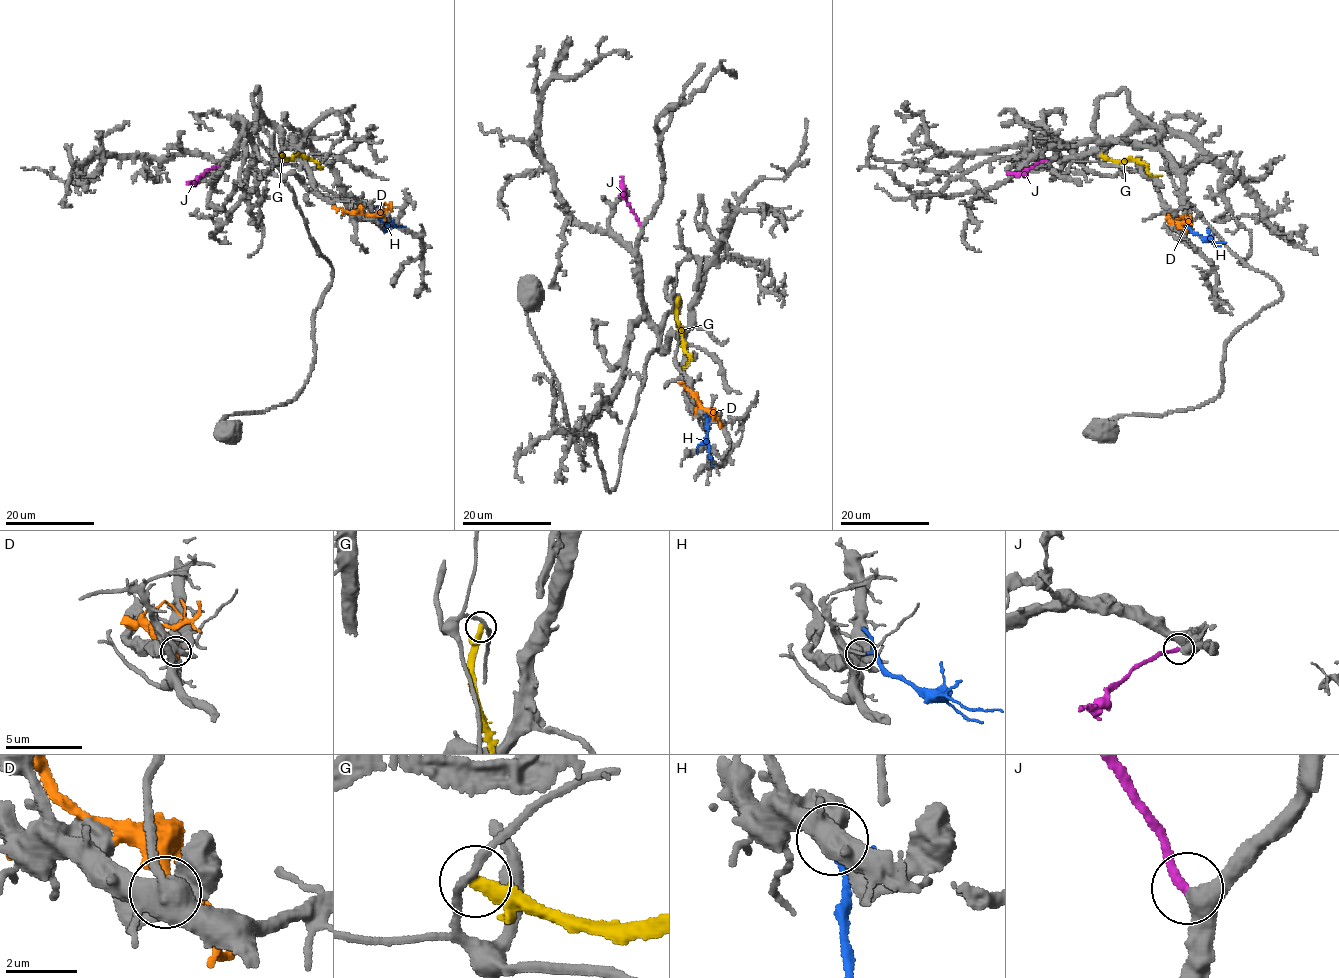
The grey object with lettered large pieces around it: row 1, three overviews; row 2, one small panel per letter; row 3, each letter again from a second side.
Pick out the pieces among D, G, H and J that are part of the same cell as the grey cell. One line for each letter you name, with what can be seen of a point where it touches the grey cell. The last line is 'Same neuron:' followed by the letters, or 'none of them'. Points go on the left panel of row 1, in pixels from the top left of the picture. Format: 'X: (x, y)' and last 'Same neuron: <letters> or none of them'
J: (218, 166)
Same neuron: J

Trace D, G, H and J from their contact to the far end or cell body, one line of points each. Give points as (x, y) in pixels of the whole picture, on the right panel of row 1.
D: (1183, 230), (1170, 222), (1169, 217), (1166, 220)
G: (1101, 155), (1116, 160), (1138, 159), (1144, 162), (1150, 175), (1162, 176)
H: (1185, 227), (1216, 243), (1226, 243)
J: (1046, 160), (1021, 174), (1007, 172)

